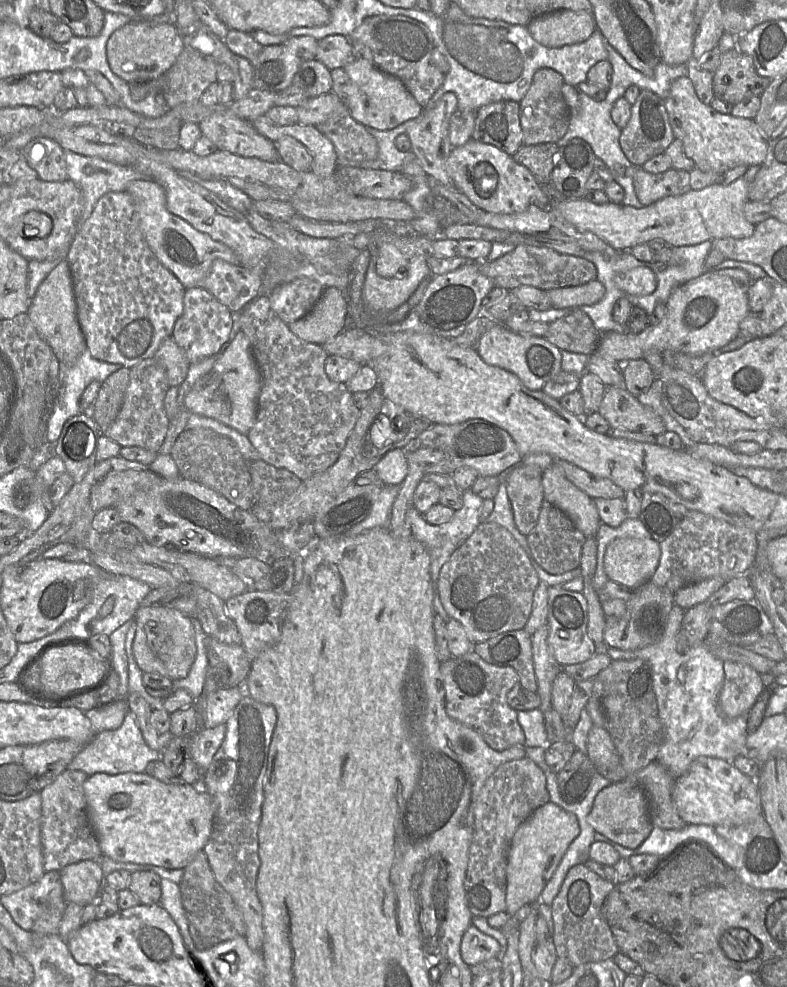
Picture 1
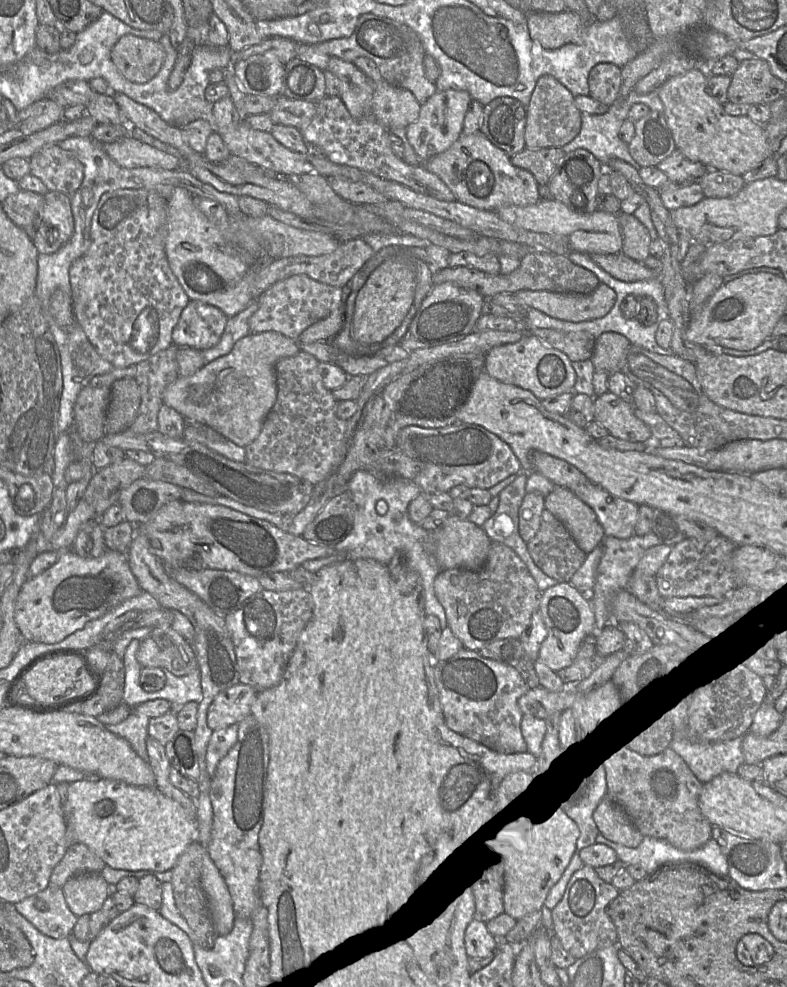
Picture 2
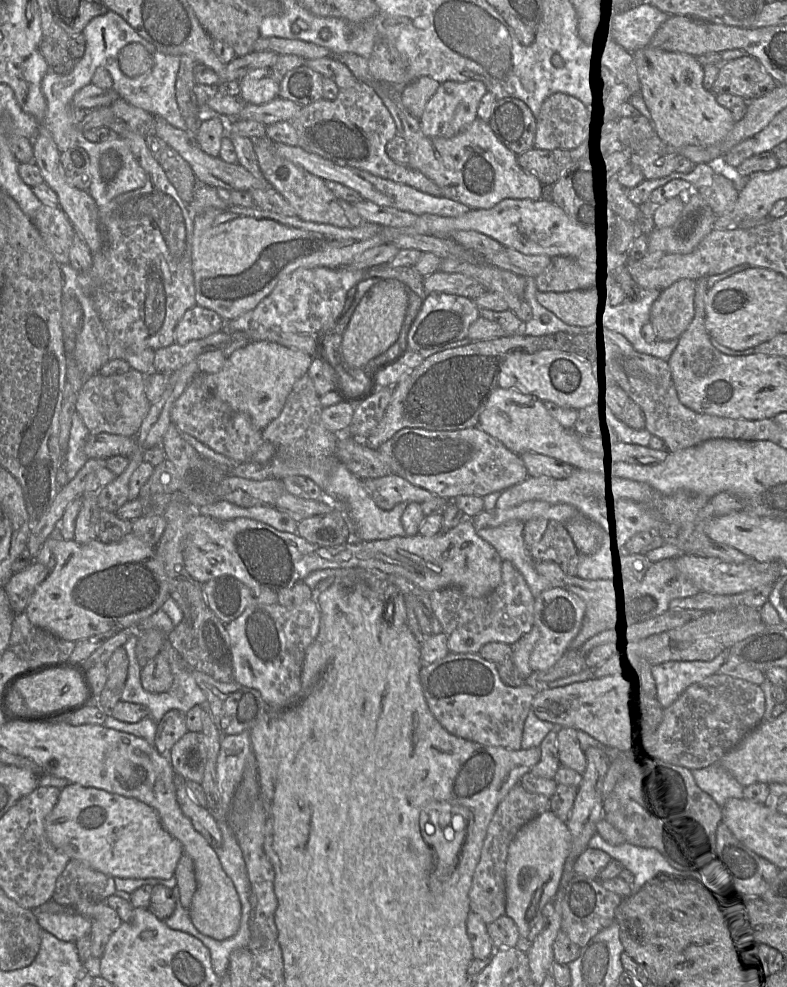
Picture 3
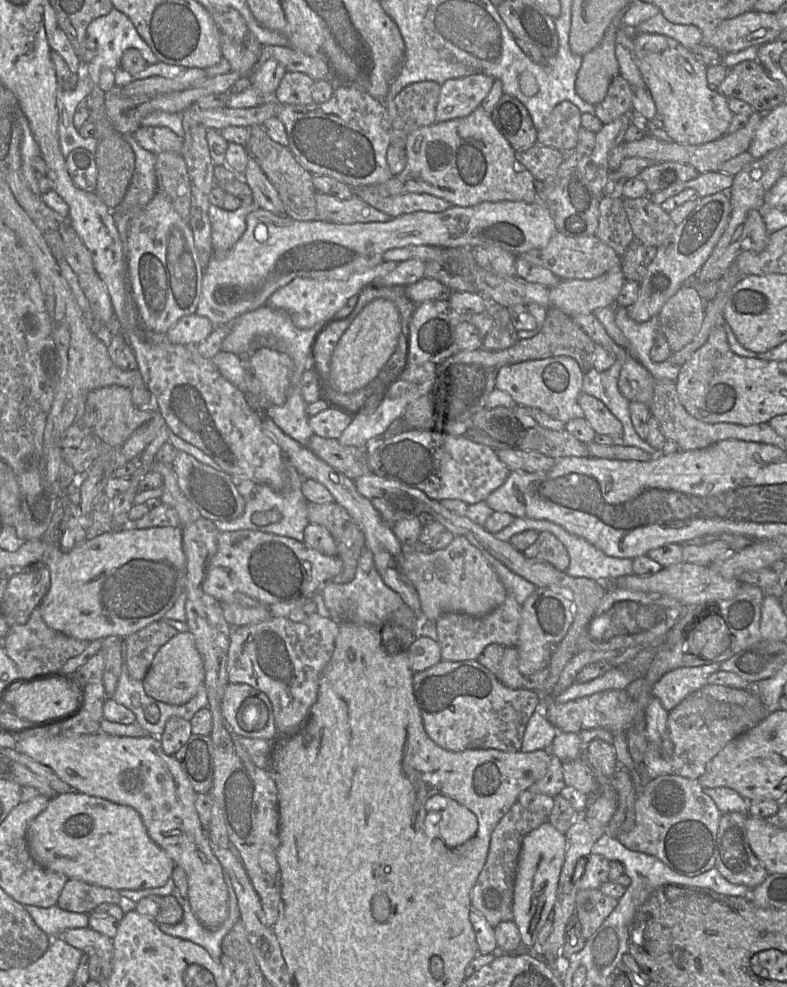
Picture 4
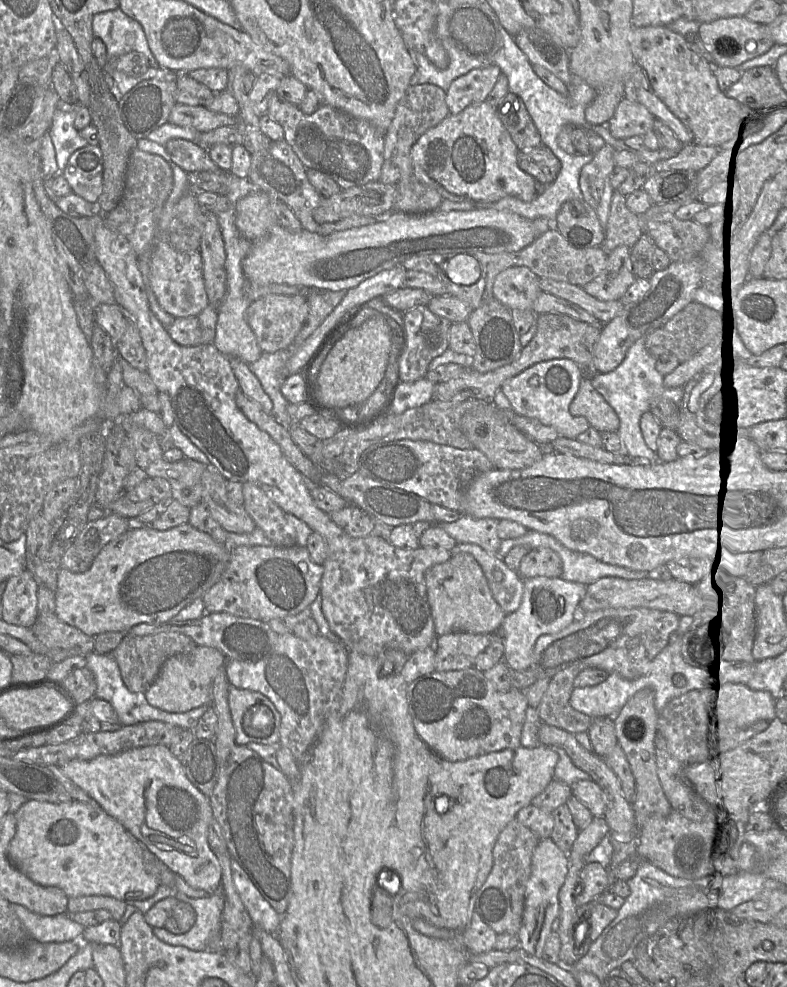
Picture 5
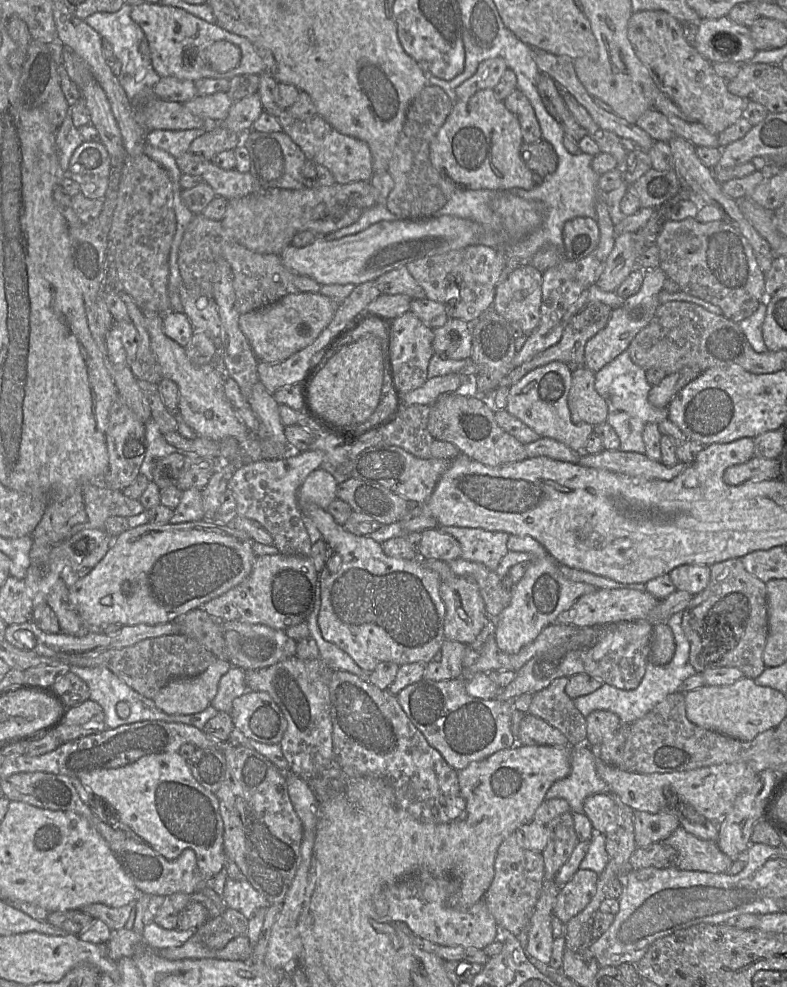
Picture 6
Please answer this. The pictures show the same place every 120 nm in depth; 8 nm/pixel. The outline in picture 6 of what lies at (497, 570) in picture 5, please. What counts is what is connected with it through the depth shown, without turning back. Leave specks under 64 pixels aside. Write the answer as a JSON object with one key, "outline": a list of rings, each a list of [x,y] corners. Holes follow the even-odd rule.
{"outline":[[[462,557],[449,562],[449,566],[457,577],[468,578],[477,585],[491,620],[495,620],[510,603],[512,590],[503,585],[496,571]]]}

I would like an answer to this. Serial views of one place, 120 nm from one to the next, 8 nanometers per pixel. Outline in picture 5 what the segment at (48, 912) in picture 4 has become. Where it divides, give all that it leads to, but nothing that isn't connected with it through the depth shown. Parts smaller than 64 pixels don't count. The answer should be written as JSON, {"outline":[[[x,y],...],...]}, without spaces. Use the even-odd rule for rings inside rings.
{"outline":[[[11,903],[11,906],[33,941],[40,943],[63,943],[80,941],[84,927],[70,919],[68,913],[42,916],[25,907]]]}

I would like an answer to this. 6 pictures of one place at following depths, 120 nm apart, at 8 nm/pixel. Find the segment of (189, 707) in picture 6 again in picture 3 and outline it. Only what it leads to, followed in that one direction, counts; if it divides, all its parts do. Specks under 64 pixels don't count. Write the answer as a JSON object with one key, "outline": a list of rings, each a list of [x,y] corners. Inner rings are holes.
{"outline":[[[164,647],[141,669],[140,678],[143,688],[150,693],[164,693],[171,688],[173,675]]]}

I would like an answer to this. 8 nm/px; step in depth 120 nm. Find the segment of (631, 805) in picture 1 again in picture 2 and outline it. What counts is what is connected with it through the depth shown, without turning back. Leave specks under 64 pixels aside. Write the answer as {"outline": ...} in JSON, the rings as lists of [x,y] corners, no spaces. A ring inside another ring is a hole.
{"outline":[[[609,799],[597,806],[593,820],[604,838],[625,847],[636,848],[644,838],[626,812]]]}

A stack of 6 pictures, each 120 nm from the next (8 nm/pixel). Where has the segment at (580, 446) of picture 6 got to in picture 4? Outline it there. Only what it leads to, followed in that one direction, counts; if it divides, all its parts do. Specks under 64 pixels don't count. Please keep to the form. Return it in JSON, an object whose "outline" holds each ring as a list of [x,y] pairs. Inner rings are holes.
{"outline":[[[568,356],[529,360],[501,367],[495,386],[498,390],[507,392],[517,405],[527,409],[541,409],[550,417],[566,424],[571,419],[584,417],[578,404],[584,373],[577,361]]]}

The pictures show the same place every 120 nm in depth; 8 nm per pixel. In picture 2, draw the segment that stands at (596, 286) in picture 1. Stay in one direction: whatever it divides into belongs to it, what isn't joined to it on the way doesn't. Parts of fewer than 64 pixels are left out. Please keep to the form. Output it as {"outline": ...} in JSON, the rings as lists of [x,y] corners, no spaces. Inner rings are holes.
{"outline":[[[604,283],[588,294],[543,290],[521,290],[515,294],[523,304],[552,318],[570,322],[601,318],[610,311],[616,300],[615,291]]]}

